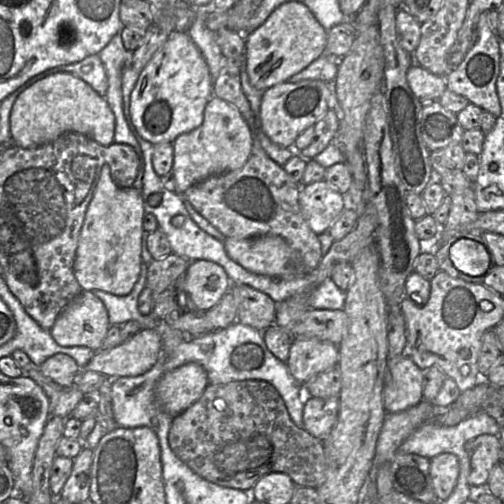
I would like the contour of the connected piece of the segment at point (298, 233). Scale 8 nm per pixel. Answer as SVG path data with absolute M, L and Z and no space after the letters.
M255 137L251 155L243 167L209 176L187 189L183 197L225 237L283 237L300 253L309 273L317 268L323 254L319 236L309 227L301 211L301 186L290 178L283 166L267 155L260 140Z

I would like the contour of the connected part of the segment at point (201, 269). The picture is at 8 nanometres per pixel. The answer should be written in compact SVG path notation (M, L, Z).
M209 260L189 262L183 277L184 290L201 312L213 308L232 286L225 269Z

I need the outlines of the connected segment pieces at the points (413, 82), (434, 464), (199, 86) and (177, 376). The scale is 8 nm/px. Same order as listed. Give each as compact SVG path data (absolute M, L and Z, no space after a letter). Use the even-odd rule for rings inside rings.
M417 63L408 69L406 78L413 93L423 103L439 101L446 90L445 77L437 76Z
M442 453L430 459L430 478L438 501L443 501L451 495L459 471L459 460L452 453Z
M175 31L141 71L130 96L130 115L136 132L156 145L171 142L203 123L204 110L213 95L213 81L205 58L186 31Z
M191 362L166 372L156 383L154 398L157 407L176 417L188 409L209 385L202 365Z

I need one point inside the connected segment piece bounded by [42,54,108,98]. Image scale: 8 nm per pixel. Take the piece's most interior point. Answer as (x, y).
(91, 70)

